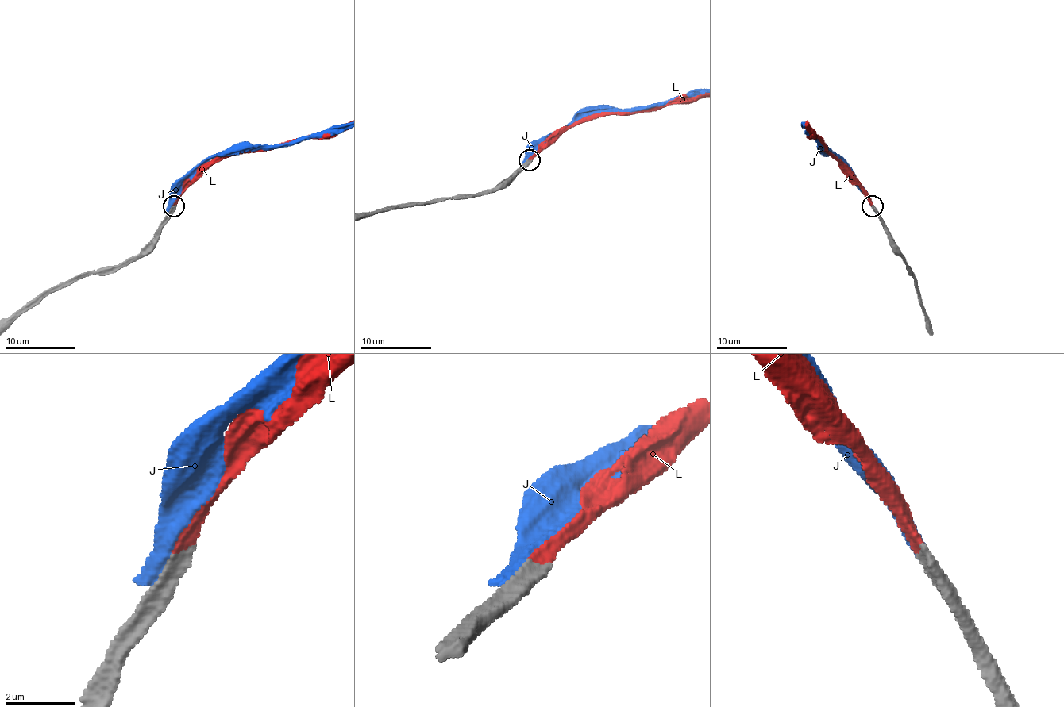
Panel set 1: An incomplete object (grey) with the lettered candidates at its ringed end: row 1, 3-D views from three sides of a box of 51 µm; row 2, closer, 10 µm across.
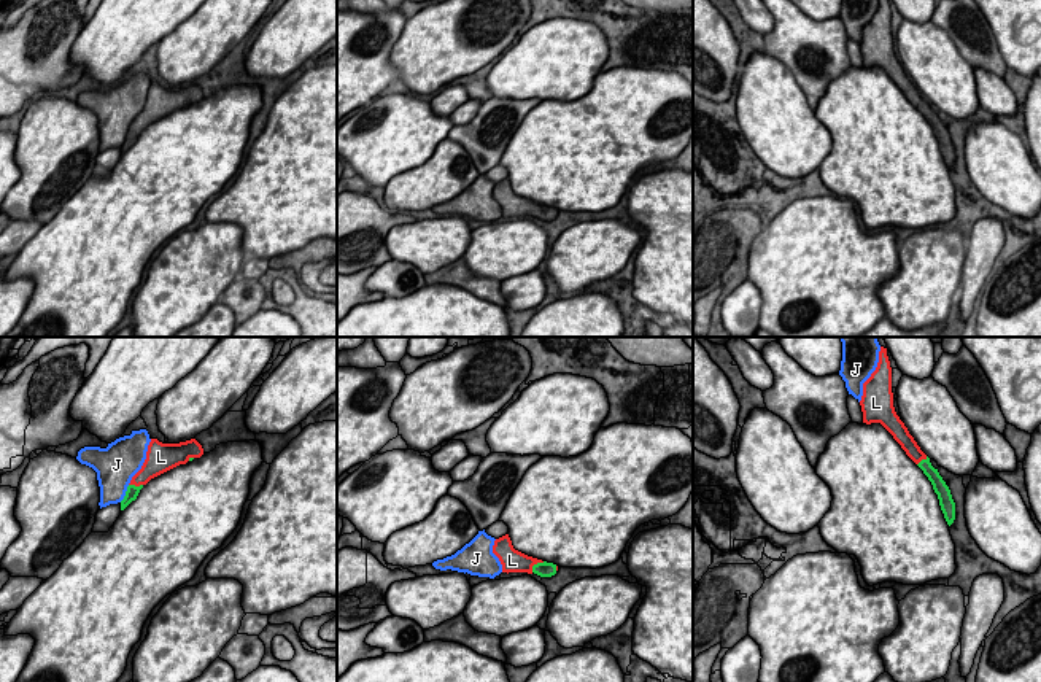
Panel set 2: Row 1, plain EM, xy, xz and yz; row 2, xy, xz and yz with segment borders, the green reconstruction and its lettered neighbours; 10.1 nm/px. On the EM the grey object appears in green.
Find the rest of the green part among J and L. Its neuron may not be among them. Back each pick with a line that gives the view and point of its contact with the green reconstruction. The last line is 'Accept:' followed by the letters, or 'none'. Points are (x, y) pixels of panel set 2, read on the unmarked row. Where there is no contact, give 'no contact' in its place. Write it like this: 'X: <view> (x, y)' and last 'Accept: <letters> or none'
L: xz (537, 207)
Accept: L

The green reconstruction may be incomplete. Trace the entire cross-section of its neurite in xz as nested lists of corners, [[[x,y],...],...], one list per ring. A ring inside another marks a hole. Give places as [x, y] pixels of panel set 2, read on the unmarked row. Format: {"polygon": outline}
{"polygon": [[[509,178],[494,184],[493,197],[502,208],[502,216],[528,216],[540,221],[551,221],[556,218],[558,210],[532,200],[528,200],[513,192]]]}

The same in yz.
{"polygon": [[[879,0],[876,14],[863,27],[860,49],[863,56],[863,67],[880,67],[901,89],[906,99],[923,114],[938,138],[941,154],[950,170],[955,164],[955,146],[950,134],[895,56],[888,0]]]}

